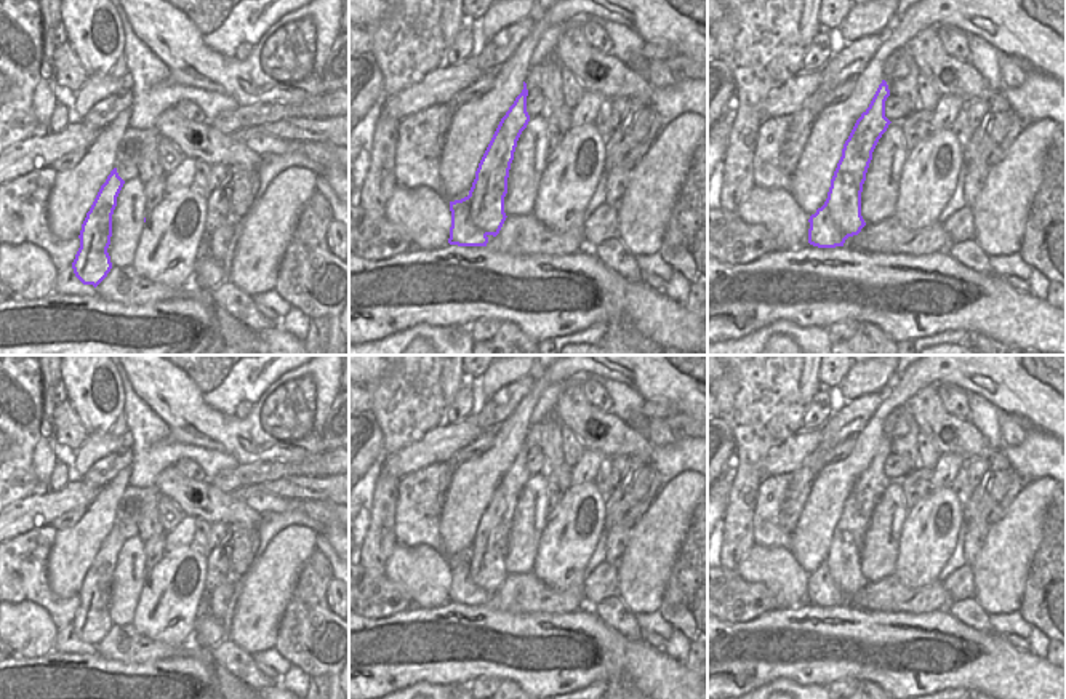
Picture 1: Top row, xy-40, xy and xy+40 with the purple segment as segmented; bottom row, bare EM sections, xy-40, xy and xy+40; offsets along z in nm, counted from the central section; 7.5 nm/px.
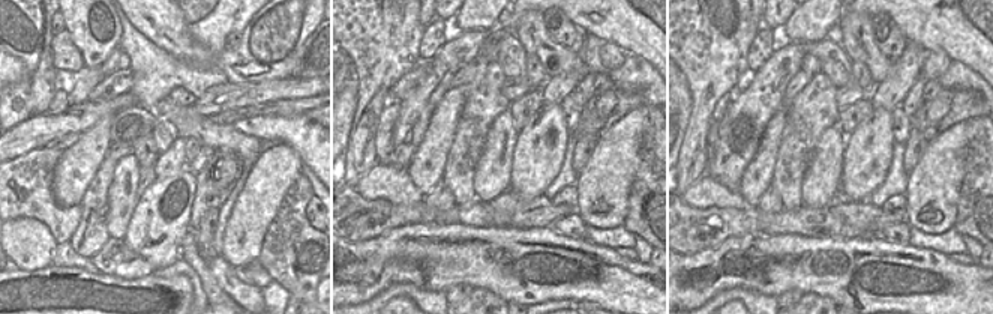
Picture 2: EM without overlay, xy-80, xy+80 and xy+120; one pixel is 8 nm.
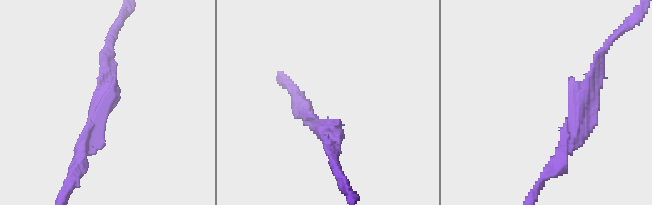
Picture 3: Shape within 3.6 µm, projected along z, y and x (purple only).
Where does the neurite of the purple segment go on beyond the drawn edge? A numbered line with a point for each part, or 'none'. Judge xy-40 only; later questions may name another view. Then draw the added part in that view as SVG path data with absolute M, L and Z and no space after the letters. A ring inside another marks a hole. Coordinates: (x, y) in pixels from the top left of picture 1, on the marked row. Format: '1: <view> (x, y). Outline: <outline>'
none

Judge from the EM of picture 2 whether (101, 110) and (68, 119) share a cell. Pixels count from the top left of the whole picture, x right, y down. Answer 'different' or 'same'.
same

